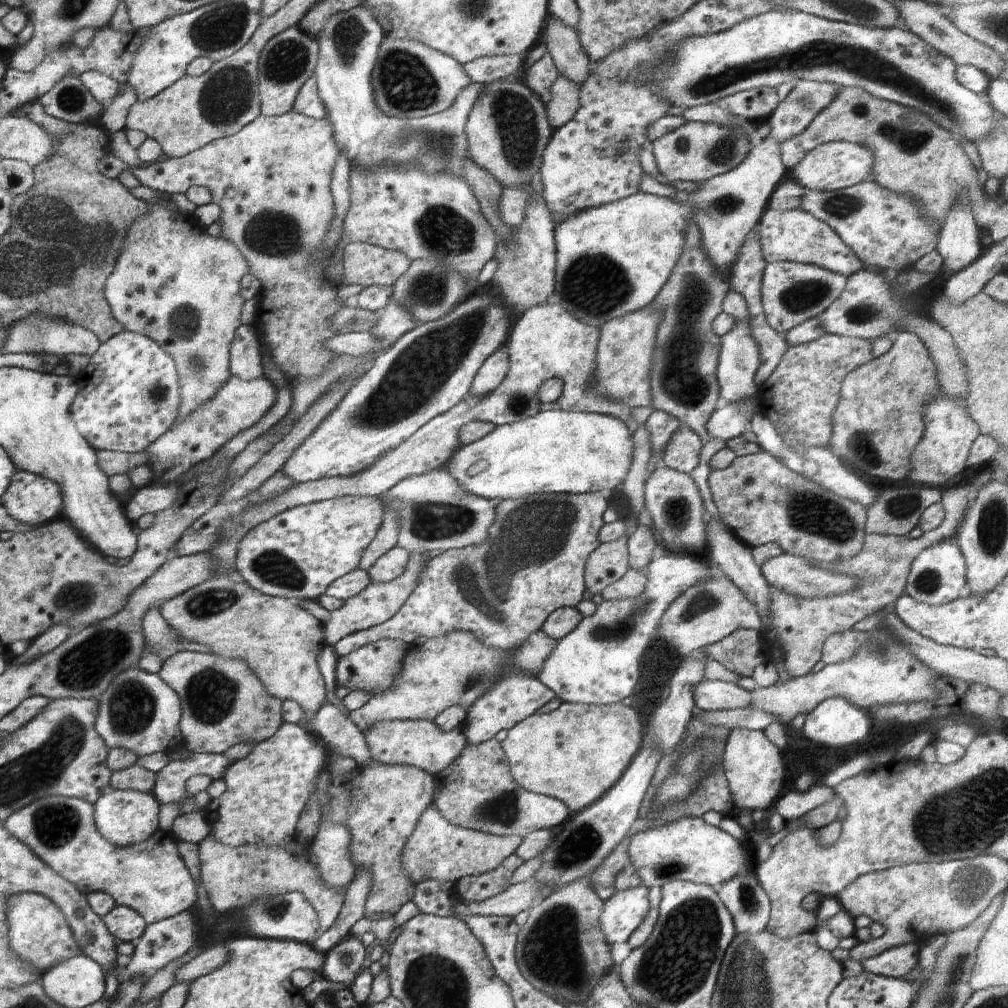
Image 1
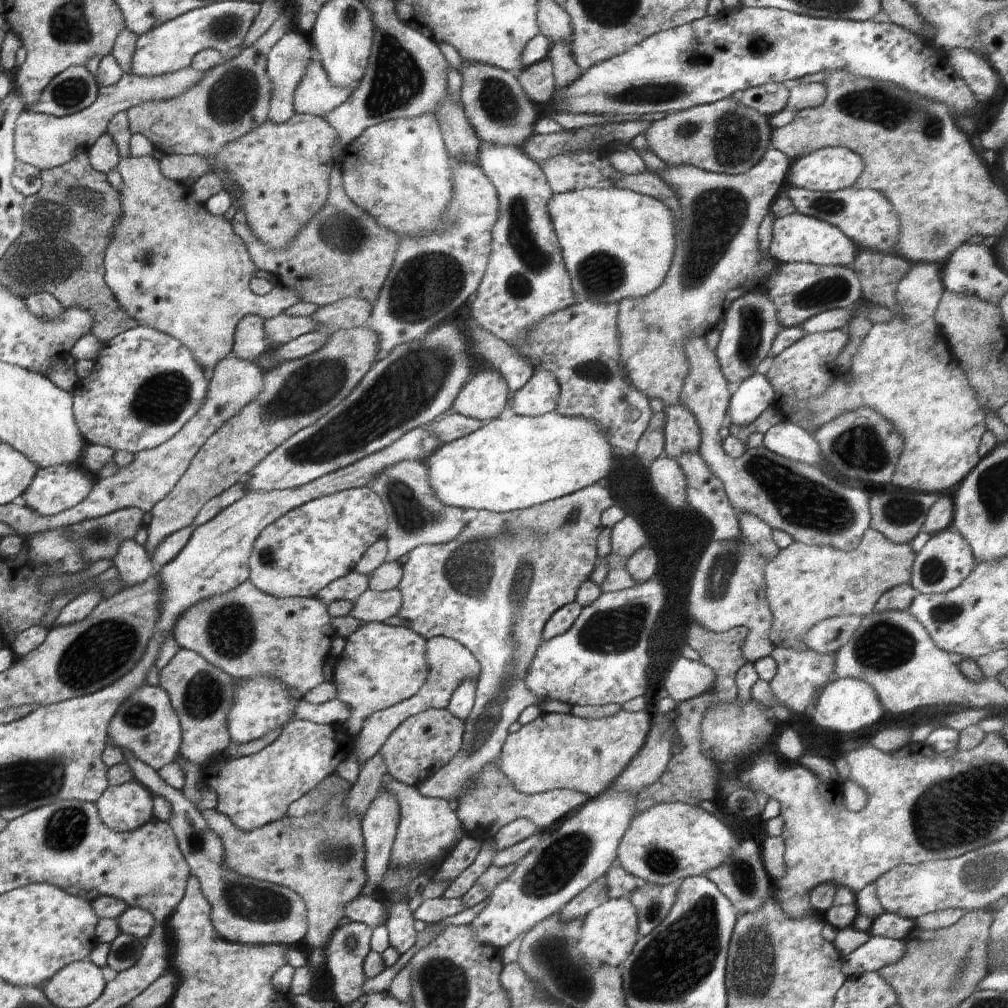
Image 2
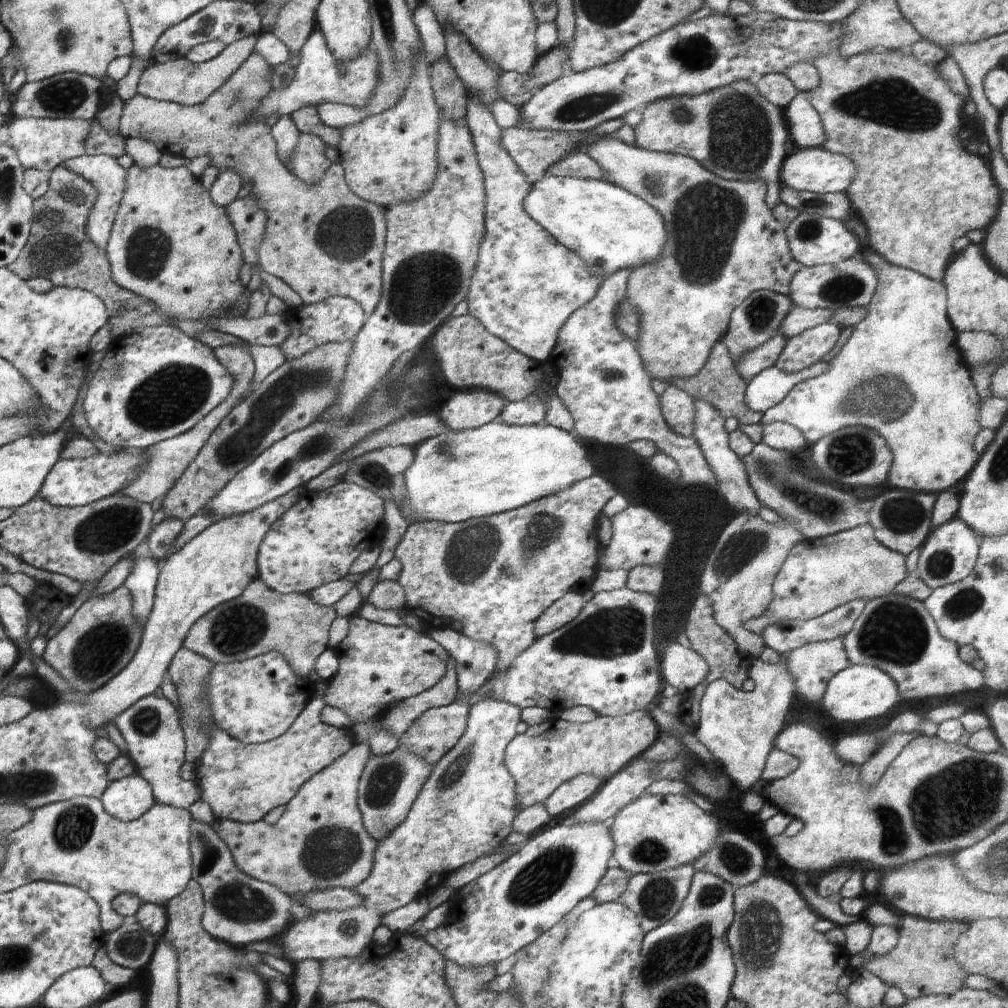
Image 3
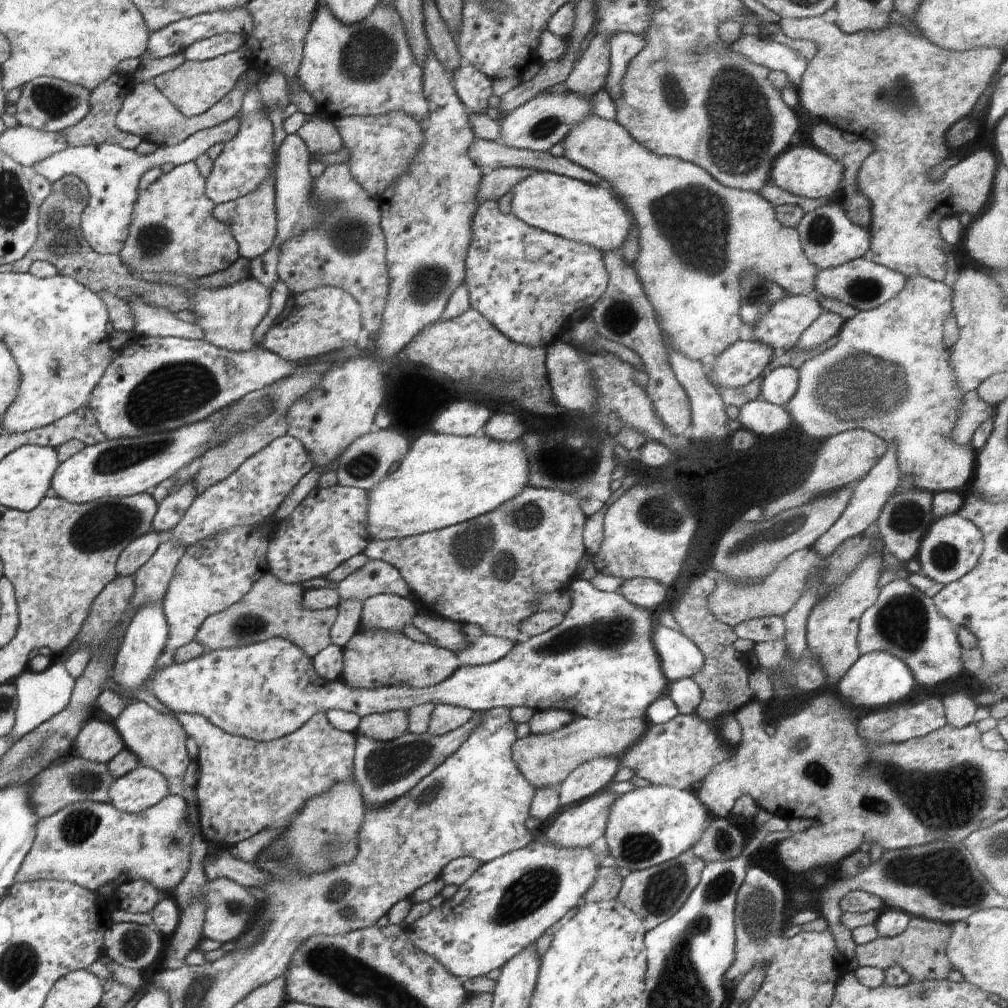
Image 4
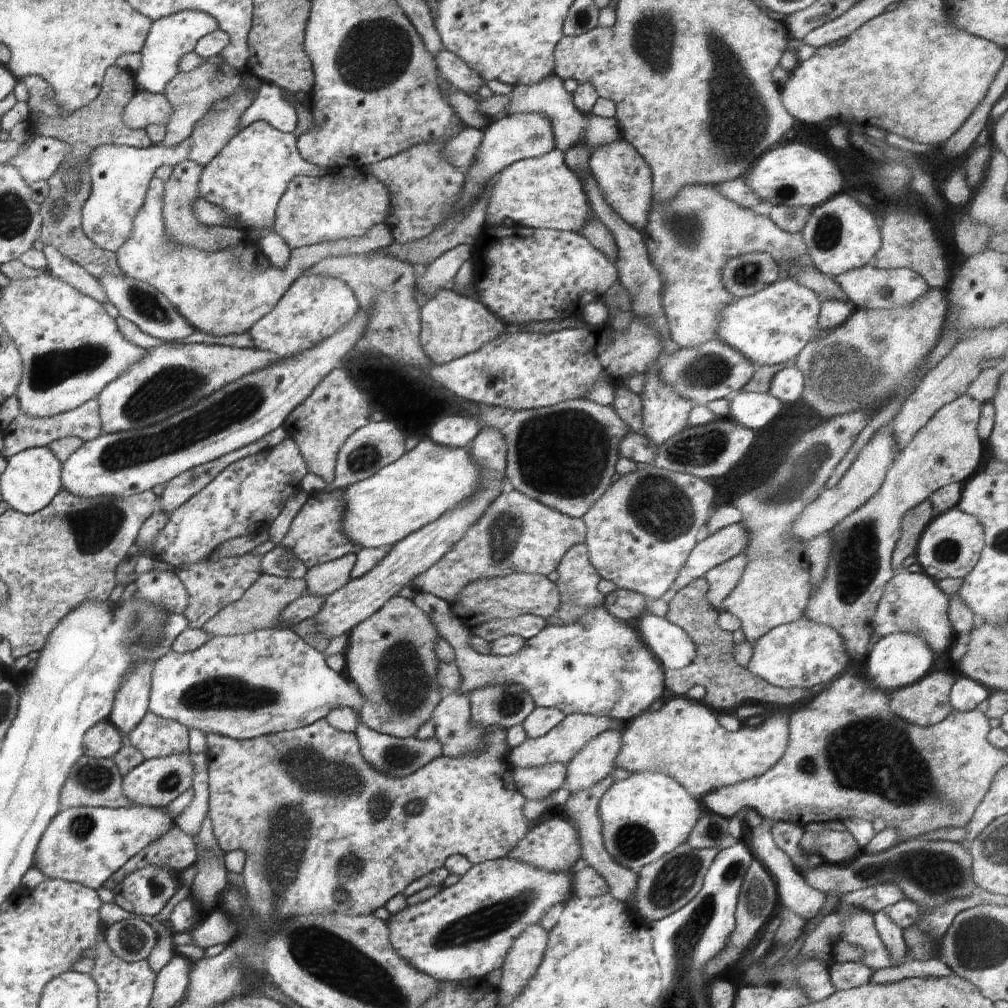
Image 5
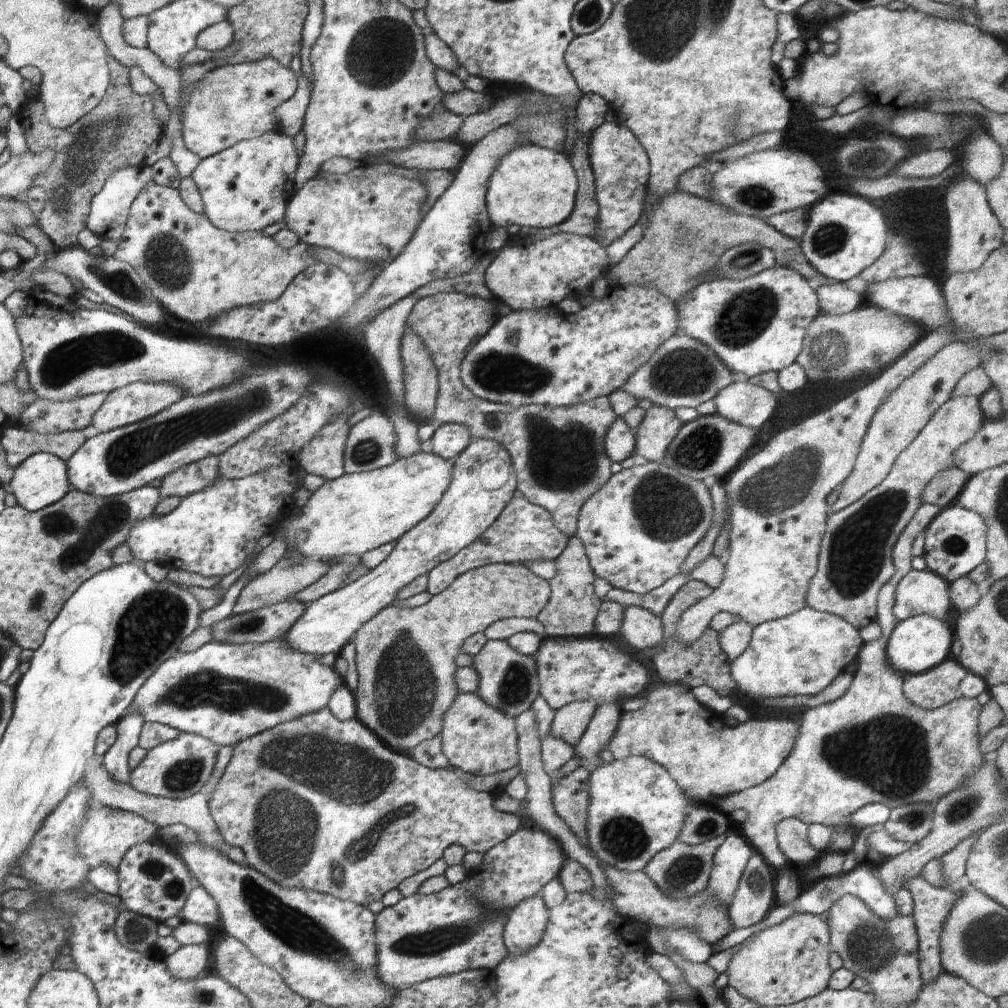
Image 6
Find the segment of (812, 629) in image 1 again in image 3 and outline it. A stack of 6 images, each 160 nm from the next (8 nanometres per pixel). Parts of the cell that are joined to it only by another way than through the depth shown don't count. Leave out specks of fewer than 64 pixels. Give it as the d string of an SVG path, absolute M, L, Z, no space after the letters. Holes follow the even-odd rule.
M869 524L854 527L824 538L802 539L788 551L780 572L773 582L773 599L769 607L755 619L749 620L745 627L755 635L761 635L770 625L780 625L788 621L807 621L822 616L824 613L853 600L871 601L885 597L893 592L894 587L911 574L906 569L905 556L880 544L874 536L874 529Z

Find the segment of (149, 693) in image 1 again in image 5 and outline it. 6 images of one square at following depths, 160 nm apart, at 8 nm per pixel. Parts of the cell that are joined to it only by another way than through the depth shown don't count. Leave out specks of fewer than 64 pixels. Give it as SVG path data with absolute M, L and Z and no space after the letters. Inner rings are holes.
M146 711L142 720L129 730L127 739L143 754L144 759L161 759L190 752L186 727L150 711Z

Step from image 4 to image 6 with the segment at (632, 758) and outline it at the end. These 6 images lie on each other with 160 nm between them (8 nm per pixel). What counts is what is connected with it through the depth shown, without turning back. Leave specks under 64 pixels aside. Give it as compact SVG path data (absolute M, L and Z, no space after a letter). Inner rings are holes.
M680 683L662 684L660 688L653 688L650 684L642 692L642 697L648 699L648 704L644 708L631 712L622 711L616 732L607 744L607 749L612 752L615 760L640 755L663 766L691 803L706 803L712 798L733 795L764 782L780 768L792 752L800 730L796 722L788 719L763 718L750 719L730 727L723 715L700 704L689 686Z

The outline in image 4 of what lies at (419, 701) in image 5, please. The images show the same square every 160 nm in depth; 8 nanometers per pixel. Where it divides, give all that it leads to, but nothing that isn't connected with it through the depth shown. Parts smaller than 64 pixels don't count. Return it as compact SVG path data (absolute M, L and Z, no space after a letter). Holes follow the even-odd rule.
M381 594L368 597L363 602L361 628L371 631L371 628L385 631L402 631L405 624L418 613L413 598L398 595ZM399 709L398 711L363 716L355 736L364 735L377 741L389 741L401 737L407 732L407 710Z

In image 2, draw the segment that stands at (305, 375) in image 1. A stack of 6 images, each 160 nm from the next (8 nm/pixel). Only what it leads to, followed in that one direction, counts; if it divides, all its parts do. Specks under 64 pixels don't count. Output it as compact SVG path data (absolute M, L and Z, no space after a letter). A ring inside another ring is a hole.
M296 113L286 124L274 124L269 119L262 122L258 128L246 133L240 140L226 144L224 150L216 154L215 159L208 156L164 154L159 160L159 165L167 177L188 186L198 177L208 175L208 172L218 175L220 170L226 170L240 190L238 204L234 203L234 206L242 206L242 212L247 217L248 228L252 230L252 234L258 238L258 242L266 244L266 248L284 248L326 206L334 165L332 148L338 137L336 130L324 118Z

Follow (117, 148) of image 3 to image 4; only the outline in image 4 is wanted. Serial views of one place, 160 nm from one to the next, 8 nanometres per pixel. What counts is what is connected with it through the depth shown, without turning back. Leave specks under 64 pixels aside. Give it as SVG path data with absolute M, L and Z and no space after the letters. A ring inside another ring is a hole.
M118 72L110 75L103 83L100 83L89 94L90 110L88 114L78 124L72 125L62 131L67 138L67 144L70 147L81 147L96 145L98 143L108 143L111 145L120 145L128 150L134 150L143 138L132 133L124 133L118 127L118 114L122 110L126 96L132 92L133 88L136 88L136 85L131 75Z

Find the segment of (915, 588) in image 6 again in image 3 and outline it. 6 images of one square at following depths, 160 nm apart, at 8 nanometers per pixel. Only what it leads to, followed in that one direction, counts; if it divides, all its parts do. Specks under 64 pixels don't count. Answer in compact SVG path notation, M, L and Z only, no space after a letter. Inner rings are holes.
M893 592L866 603L852 630L843 638L844 650L852 665L868 665L888 673L896 683L902 702L918 702L934 696L954 696L959 692L974 692L984 686L984 673L974 669L959 657L959 647L940 634L922 601Z

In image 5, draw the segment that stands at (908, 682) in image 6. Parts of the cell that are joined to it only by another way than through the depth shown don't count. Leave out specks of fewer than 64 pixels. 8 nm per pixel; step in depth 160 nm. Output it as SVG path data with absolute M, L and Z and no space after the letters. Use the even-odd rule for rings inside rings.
M932 672L910 686L890 694L889 707L901 719L929 727L942 722L953 710L949 694L954 674Z

